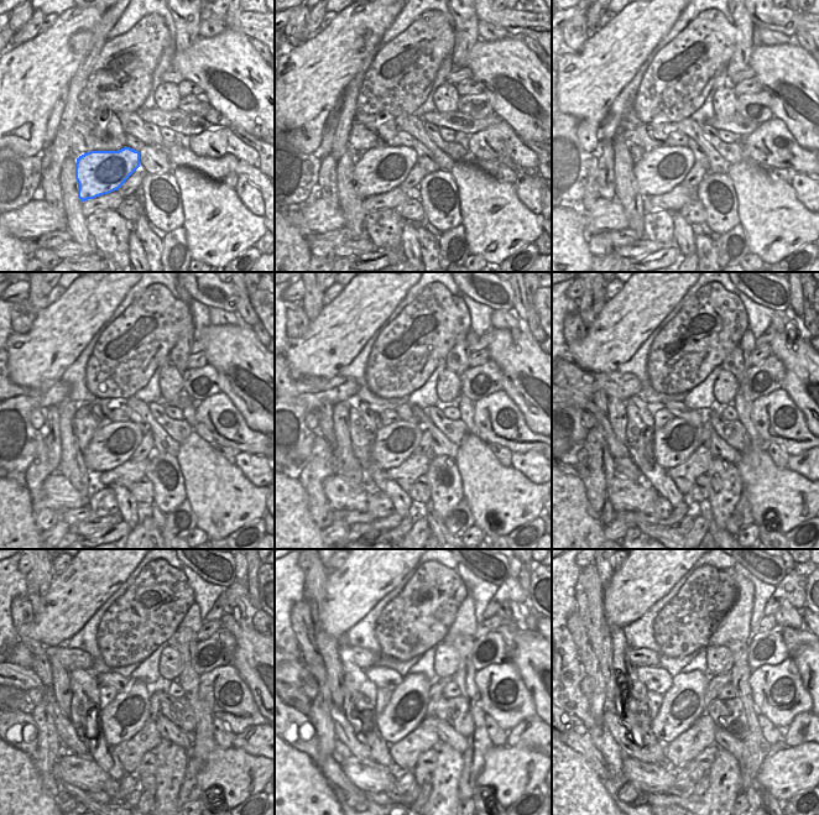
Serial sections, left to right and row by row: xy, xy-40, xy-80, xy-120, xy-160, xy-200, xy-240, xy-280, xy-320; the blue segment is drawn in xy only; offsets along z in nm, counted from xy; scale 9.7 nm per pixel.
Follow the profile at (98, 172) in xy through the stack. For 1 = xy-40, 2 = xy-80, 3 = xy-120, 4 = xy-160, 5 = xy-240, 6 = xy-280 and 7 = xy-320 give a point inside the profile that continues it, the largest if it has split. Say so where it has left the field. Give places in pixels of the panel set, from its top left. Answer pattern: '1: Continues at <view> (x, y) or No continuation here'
1: Continues at xy-40 (380, 170)
2: Continues at xy-80 (661, 170)
3: Continues at xy-120 (113, 444)
4: Continues at xy-160 (395, 443)
5: Continues at xy-240 (126, 714)
6: Continues at xy-280 (406, 709)
7: Continues at xy-320 (683, 704).

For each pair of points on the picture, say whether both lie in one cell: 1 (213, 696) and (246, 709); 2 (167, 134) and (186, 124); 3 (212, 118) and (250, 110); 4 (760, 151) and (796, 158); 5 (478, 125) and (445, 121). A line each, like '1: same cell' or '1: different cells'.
1: same cell
2: different cells
3: different cells
4: same cell
5: same cell

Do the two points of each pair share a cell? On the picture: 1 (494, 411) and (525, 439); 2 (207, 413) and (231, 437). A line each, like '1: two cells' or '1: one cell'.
1: one cell
2: one cell

